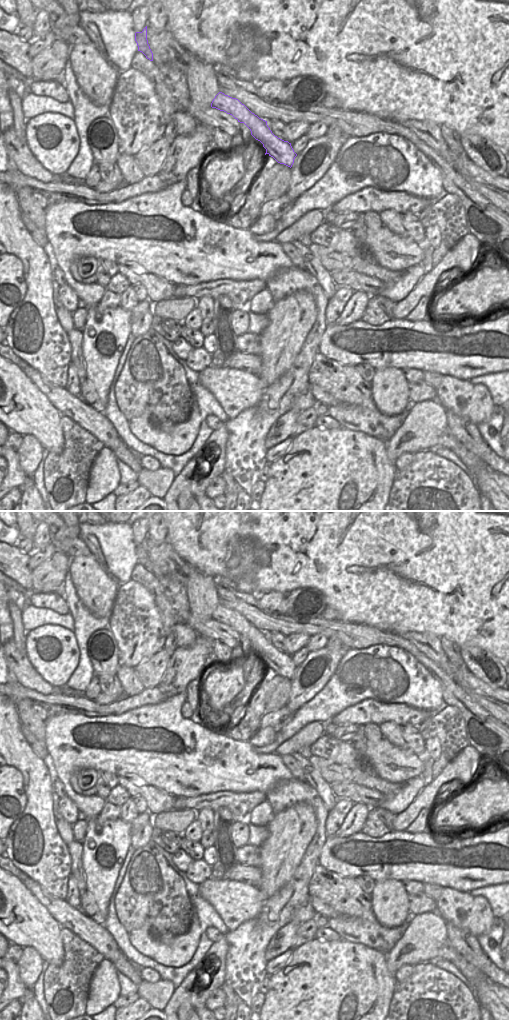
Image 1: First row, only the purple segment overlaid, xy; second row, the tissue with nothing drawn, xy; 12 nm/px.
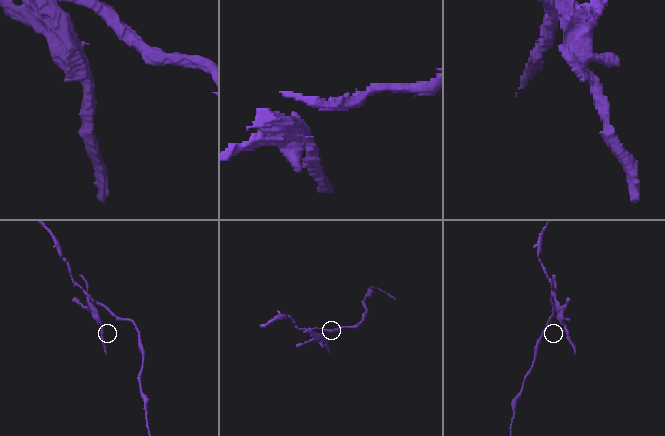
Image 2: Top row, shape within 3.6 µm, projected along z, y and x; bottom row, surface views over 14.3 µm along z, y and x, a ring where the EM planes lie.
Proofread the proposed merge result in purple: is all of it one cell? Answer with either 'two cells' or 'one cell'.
two cells

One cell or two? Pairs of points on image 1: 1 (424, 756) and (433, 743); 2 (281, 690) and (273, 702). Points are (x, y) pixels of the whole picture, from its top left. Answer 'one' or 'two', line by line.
1: two
2: one

